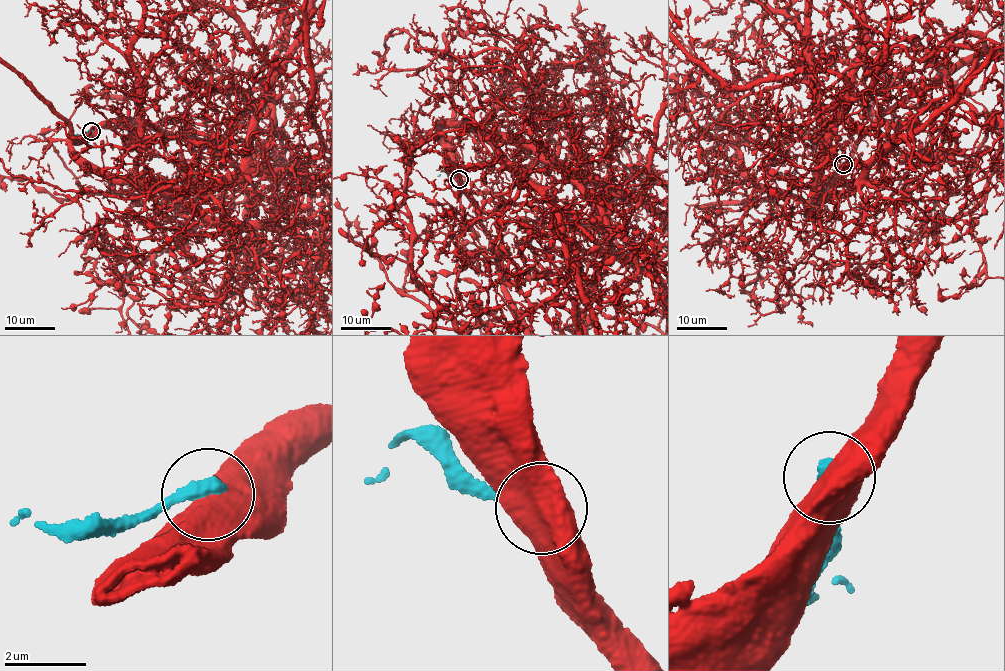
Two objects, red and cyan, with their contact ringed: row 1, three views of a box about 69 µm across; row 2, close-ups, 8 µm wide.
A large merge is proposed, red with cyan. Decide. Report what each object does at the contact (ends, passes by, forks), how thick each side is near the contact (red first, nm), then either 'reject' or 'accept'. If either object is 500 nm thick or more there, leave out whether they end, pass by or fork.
calibres 700 and 380 nm; reject

